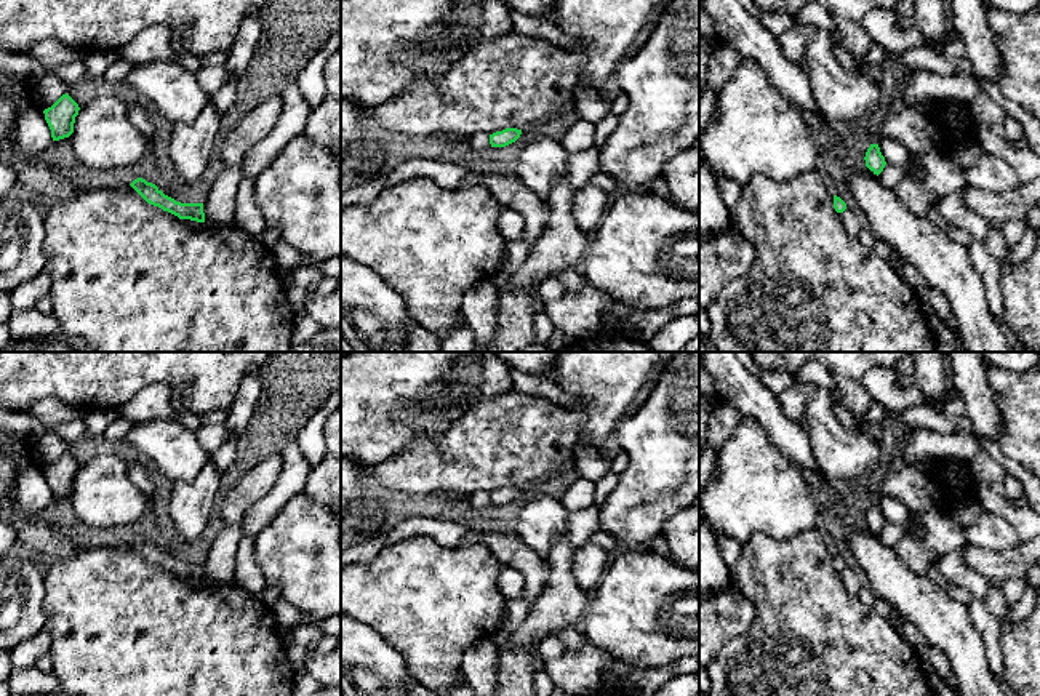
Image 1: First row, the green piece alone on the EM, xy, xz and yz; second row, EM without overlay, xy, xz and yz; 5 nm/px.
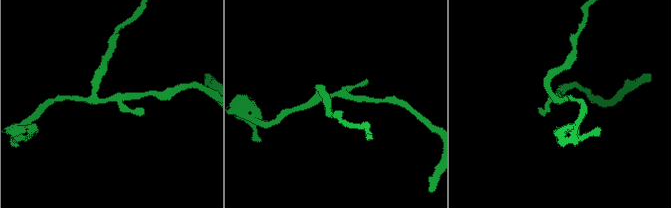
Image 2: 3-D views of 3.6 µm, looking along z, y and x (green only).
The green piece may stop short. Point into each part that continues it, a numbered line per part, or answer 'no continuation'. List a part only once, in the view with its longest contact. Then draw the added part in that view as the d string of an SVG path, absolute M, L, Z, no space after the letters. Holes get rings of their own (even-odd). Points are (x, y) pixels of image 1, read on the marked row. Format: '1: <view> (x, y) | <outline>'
no continuation

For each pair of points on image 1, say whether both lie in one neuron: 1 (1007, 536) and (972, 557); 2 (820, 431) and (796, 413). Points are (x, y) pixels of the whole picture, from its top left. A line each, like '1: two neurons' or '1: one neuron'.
1: two neurons
2: two neurons

